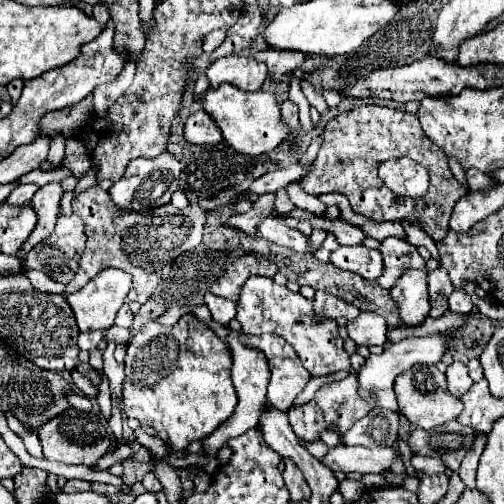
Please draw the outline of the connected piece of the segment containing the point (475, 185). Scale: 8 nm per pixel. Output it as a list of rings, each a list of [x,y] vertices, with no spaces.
[[[468,168],[468,170],[466,170],[466,180],[468,180],[468,186],[470,186],[472,190],[482,190],[482,188],[494,186],[494,180],[492,180],[488,174],[478,172],[478,170],[474,170],[474,168]]]

